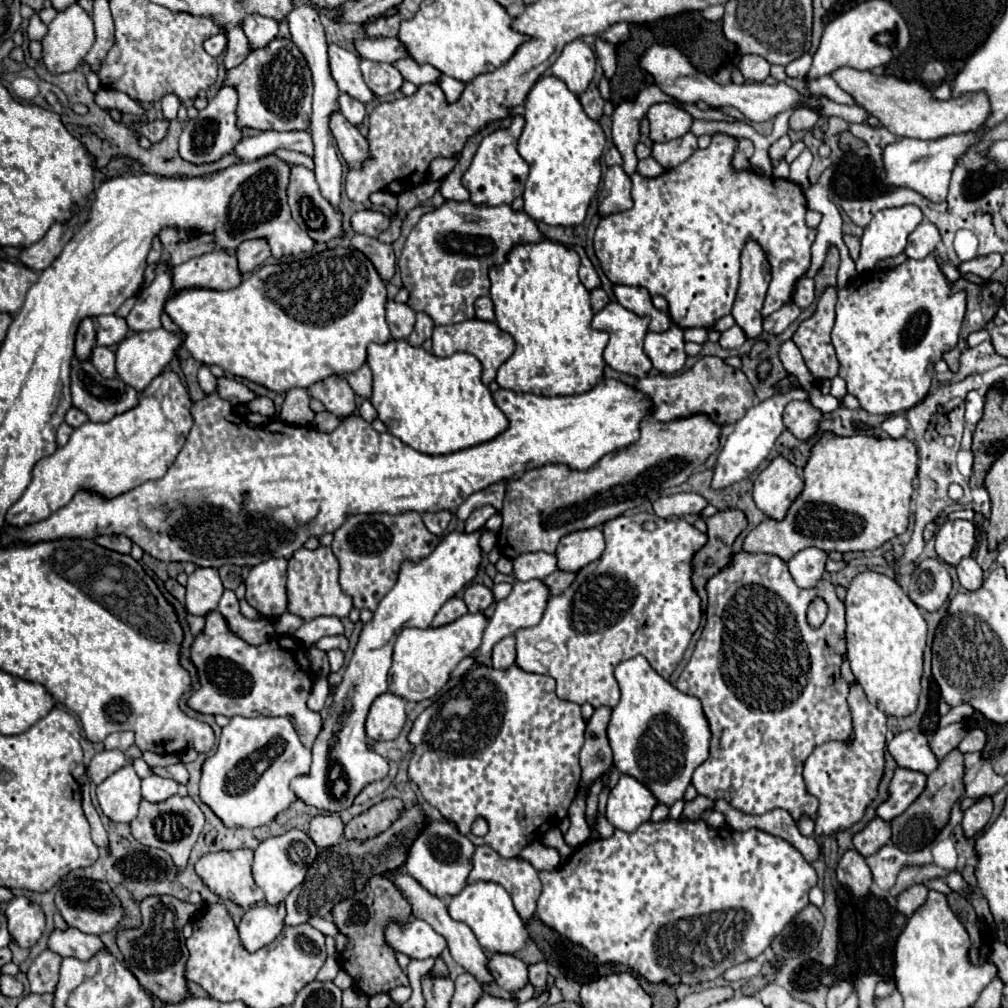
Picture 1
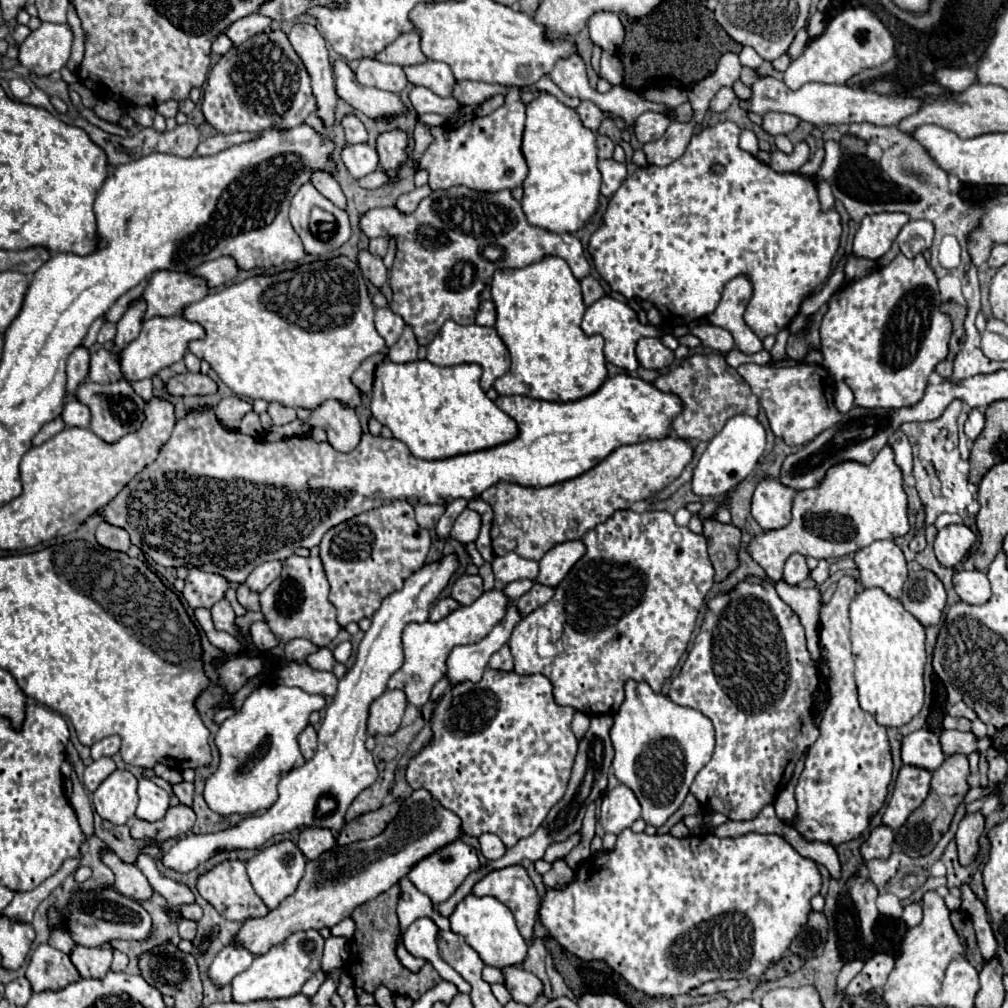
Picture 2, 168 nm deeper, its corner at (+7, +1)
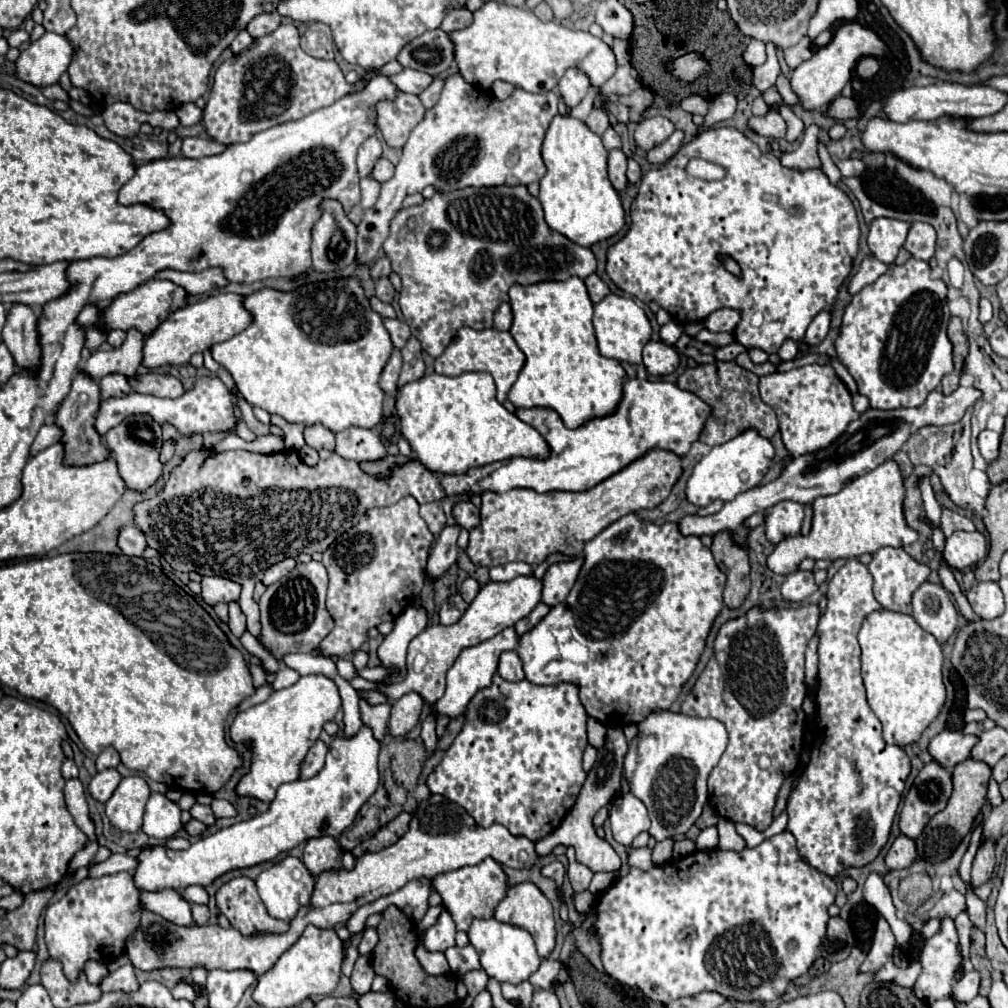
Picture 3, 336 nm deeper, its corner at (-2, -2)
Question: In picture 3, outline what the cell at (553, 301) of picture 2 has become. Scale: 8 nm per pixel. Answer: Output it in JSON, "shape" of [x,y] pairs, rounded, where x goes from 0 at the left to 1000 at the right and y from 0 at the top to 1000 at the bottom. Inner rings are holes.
{"shape":[[[565,275],[563,279],[540,279],[524,285],[508,283],[504,293],[510,311],[506,330],[514,340],[514,344],[518,346],[518,350],[522,352],[522,360],[512,380],[506,386],[504,396],[514,406],[528,406],[528,404],[550,406],[558,414],[563,426],[571,426],[587,416],[607,412],[617,396],[617,382],[621,368],[611,356],[601,356],[593,348],[587,324],[587,299],[583,295],[579,279],[575,275]]]}

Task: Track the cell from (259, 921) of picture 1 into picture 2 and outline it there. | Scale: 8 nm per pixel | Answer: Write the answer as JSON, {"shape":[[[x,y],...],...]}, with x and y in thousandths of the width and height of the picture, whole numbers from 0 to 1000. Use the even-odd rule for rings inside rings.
{"shape":[[[231,933],[217,944],[217,948],[207,958],[205,966],[215,978],[223,978],[229,974],[231,968],[245,962],[249,958],[249,954],[251,954],[251,946],[245,940],[239,940],[239,937],[235,937],[235,933]]]}

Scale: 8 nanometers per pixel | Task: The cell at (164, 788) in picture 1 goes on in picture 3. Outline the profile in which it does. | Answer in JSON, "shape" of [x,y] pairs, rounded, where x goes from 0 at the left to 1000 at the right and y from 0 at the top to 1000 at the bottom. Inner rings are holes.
{"shape":[[[151,787],[145,797],[141,824],[147,830],[165,834],[171,828],[175,828],[179,822],[181,822],[181,816],[179,816],[177,799],[159,787]]]}

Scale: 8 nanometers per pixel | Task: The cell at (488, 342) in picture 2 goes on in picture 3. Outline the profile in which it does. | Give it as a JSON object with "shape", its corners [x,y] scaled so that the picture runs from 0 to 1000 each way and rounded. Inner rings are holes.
{"shape":[[[458,324],[454,328],[452,336],[446,340],[446,344],[431,360],[433,370],[444,372],[444,374],[452,374],[452,372],[458,372],[462,368],[482,368],[482,370],[486,370],[492,378],[496,400],[502,398],[504,388],[510,382],[518,362],[520,362],[520,350],[514,346],[514,342],[512,342],[512,338],[508,336],[506,330],[494,328],[494,326],[470,328],[466,324]]]}

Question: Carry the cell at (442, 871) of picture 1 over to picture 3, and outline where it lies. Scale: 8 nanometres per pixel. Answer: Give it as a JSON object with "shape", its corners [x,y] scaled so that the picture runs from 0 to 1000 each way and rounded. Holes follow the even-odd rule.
{"shape":[[[480,852],[474,858],[466,858],[466,860],[456,860],[444,866],[435,868],[429,874],[431,882],[438,888],[440,900],[446,904],[450,916],[452,916],[452,924],[464,924],[466,916],[476,910],[476,912],[486,912],[490,910],[490,900],[502,890],[502,884],[506,882],[504,876],[504,868],[500,866],[498,858],[492,856],[490,852]]]}

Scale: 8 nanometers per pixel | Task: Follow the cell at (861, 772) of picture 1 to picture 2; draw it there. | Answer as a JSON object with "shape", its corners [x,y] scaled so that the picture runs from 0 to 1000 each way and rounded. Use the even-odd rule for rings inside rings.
{"shape":[[[836,571],[830,577],[830,585],[824,597],[816,599],[814,603],[813,633],[820,643],[820,653],[824,661],[824,696],[813,718],[814,730],[803,742],[799,762],[789,780],[793,813],[787,819],[801,833],[813,833],[820,837],[834,837],[846,833],[862,819],[864,810],[878,796],[886,764],[878,720],[870,718],[870,714],[866,714],[866,710],[862,710],[862,706],[858,706],[850,696],[840,607],[842,597],[848,589],[848,575]]]}

